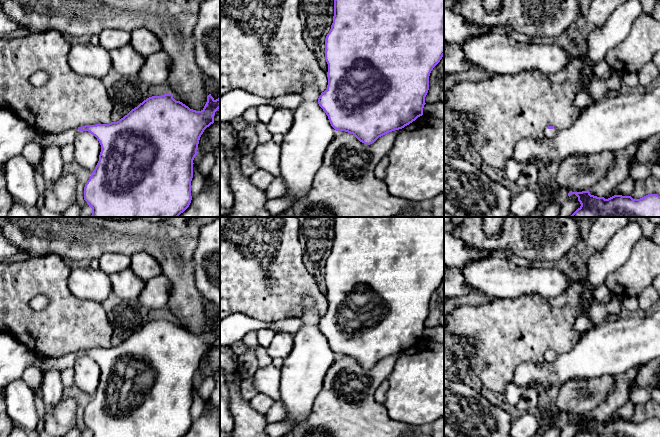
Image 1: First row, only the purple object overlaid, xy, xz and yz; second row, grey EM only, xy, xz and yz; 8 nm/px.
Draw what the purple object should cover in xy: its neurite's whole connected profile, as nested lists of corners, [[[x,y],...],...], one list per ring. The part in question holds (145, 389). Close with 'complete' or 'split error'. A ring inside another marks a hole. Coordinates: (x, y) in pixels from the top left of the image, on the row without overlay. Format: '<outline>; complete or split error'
[[[168,317],[161,320],[152,320],[147,322],[117,346],[111,346],[109,348],[85,349],[78,352],[69,353],[62,357],[47,358],[47,359],[38,358],[34,352],[29,350],[23,343],[20,343],[12,335],[7,334],[5,332],[0,332],[0,387],[6,388],[8,384],[21,378],[24,370],[29,366],[35,366],[40,370],[42,370],[43,372],[46,372],[47,370],[52,368],[55,368],[61,371],[66,368],[73,368],[76,360],[81,355],[88,355],[97,362],[97,364],[101,369],[99,385],[84,411],[84,424],[92,432],[92,437],[183,437],[189,431],[192,424],[191,405],[193,402],[193,388],[194,388],[193,384],[197,379],[200,361],[203,358],[204,354],[214,347],[214,339],[219,332],[220,332],[220,321],[215,324],[211,320],[211,318],[207,320],[207,326],[204,332],[201,335],[196,335],[196,334],[190,333],[182,326],[176,325],[173,322],[173,319]]]; split error

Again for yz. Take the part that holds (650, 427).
[[[589,414],[582,416],[569,416],[568,420],[575,418],[581,430],[574,437],[660,437],[660,420],[648,418],[640,423],[631,420],[614,419],[608,423],[591,419]]]; complete

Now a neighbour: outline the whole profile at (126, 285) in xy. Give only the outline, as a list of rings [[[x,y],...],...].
[[[130,268],[110,275],[112,292],[121,299],[137,300],[146,282],[136,276]]]

